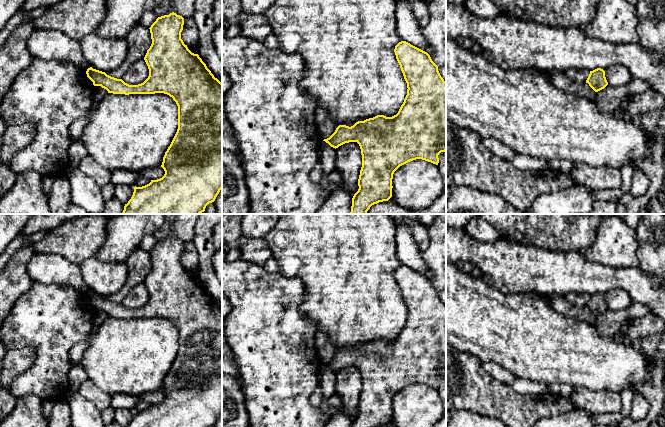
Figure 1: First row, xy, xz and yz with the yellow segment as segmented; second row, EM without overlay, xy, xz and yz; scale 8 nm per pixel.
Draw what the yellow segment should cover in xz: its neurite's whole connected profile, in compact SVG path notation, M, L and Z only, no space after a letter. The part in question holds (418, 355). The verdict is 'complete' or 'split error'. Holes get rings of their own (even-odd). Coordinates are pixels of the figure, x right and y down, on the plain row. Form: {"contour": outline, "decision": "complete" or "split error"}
{"contour": "M406 265L394 273L407 307L407 319L398 337L392 341L377 339L353 350L339 349L335 356L324 363L333 372L357 366L361 373L362 391L358 415L352 427L379 427L392 421L394 396L402 389L422 383L438 389L438 379L446 375L446 306L430 279Z", "decision": "complete"}

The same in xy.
{"contour": "M172 236L158 241L151 249L152 268L144 284L149 293L148 302L141 308L129 309L122 303L107 299L105 296L88 292L87 301L94 310L101 310L113 318L155 318L164 317L173 322L178 330L178 353L163 381L161 391L165 398L162 402L151 404L142 411L134 411L128 427L212 427L222 413L222 307L214 301L198 278L192 277L181 263L184 242Z", "decision": "complete"}

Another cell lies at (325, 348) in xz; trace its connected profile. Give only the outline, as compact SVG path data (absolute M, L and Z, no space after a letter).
M317 331L315 338L315 348L317 351L318 360L321 364L327 363L333 358L335 346L325 331Z

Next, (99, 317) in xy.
M94 310L94 318L93 318L93 324L96 326L101 325L106 319L108 318L108 315L101 310Z

